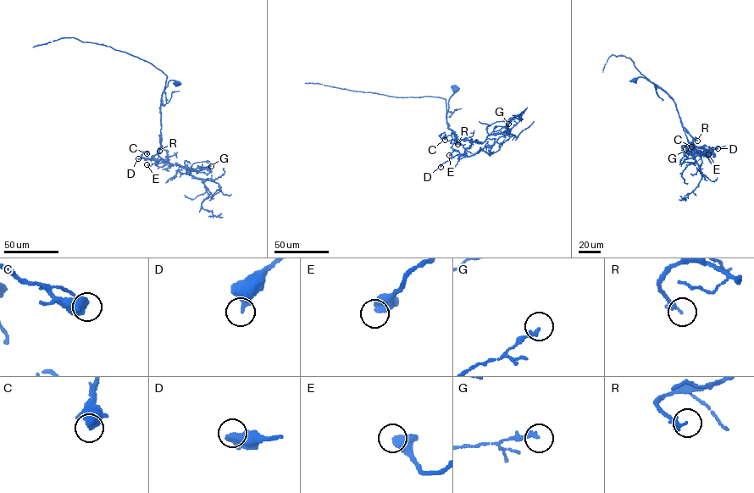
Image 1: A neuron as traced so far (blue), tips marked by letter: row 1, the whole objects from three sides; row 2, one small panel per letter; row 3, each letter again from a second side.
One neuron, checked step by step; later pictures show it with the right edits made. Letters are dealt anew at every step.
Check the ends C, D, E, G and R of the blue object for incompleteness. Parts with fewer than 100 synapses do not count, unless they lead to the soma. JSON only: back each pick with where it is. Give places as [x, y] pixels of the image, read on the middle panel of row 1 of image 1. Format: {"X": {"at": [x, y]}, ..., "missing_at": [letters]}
{"missing_at": []}

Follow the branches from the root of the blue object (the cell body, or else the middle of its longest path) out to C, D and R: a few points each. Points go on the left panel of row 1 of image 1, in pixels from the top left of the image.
C: (177, 83), (169, 80), (162, 94), (161, 137), (158, 154), (147, 159), (141, 156), (148, 151), (146, 153)
D: (177, 83), (169, 81), (161, 99), (161, 137), (158, 154), (164, 162), (138, 158)
R: (177, 83), (169, 81), (161, 99), (159, 135), (163, 148), (159, 148), (159, 151)

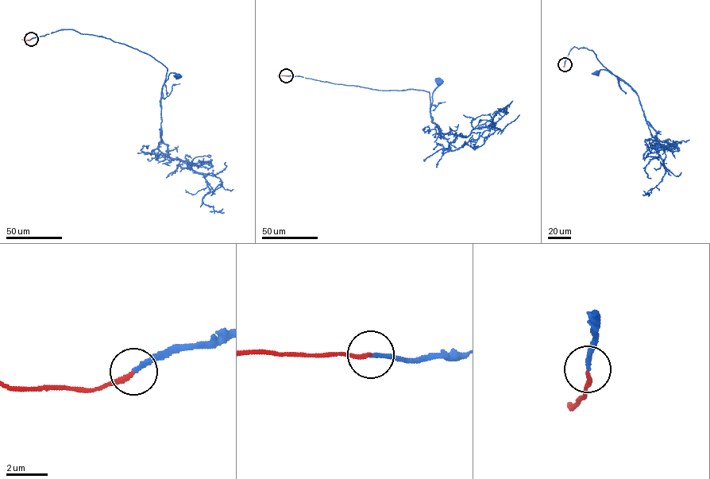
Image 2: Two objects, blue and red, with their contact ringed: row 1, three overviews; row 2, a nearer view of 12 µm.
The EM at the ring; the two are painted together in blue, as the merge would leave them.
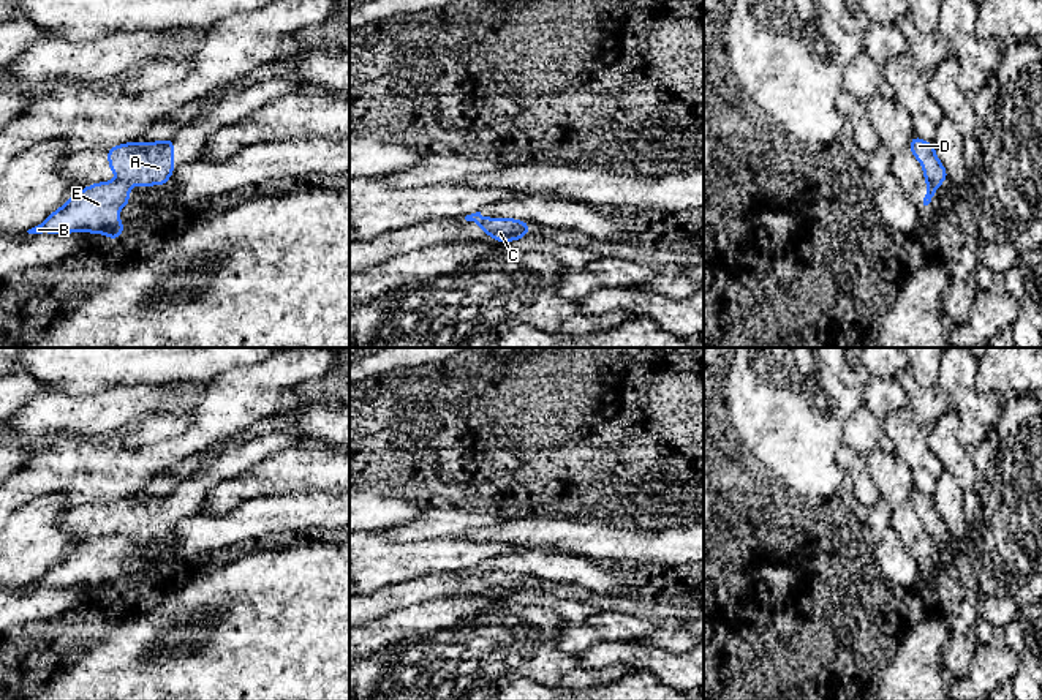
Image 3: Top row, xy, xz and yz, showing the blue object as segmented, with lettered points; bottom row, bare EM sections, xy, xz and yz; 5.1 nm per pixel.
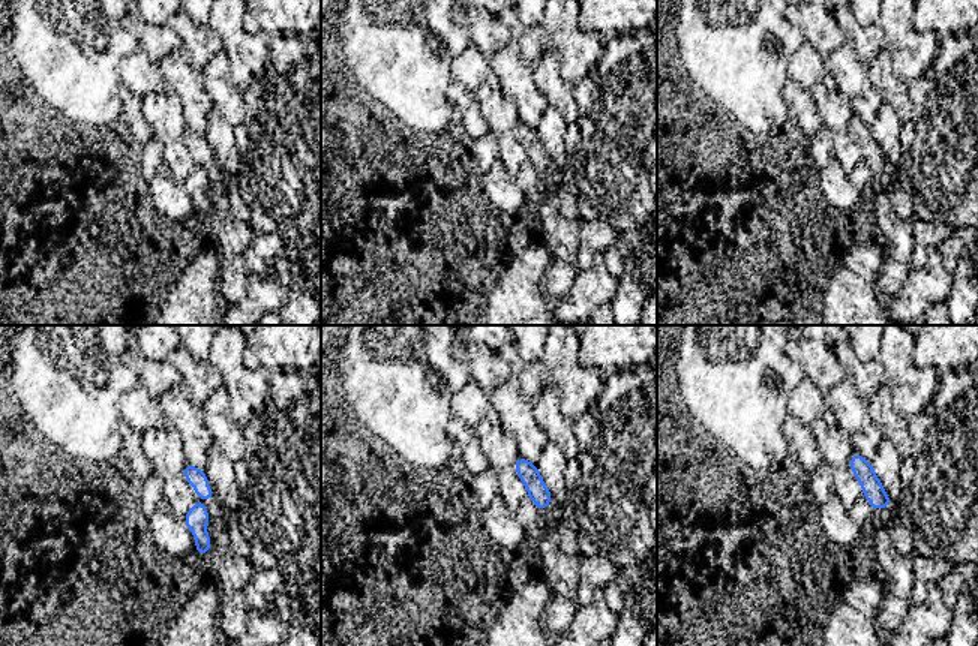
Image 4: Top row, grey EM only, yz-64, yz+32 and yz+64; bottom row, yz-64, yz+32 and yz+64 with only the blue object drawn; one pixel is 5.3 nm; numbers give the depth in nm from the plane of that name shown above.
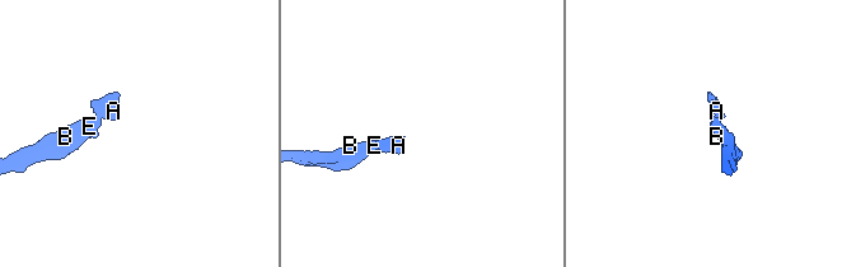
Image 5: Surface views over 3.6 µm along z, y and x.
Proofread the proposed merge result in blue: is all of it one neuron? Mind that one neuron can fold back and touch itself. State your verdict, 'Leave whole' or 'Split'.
Split

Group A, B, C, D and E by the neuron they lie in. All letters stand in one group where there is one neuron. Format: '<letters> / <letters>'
A C D / B E

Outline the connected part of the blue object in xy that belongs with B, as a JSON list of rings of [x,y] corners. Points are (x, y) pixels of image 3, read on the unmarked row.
[[[126,534],[93,537],[82,542],[41,578],[27,586],[93,586],[115,594],[123,588],[125,581],[119,574],[119,564],[128,559],[128,556],[130,537]]]

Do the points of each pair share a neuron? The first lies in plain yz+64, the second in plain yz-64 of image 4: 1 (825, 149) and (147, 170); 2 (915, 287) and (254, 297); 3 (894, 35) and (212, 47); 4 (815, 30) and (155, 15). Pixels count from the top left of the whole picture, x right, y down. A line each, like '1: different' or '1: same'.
1: same
2: same
3: different
4: different

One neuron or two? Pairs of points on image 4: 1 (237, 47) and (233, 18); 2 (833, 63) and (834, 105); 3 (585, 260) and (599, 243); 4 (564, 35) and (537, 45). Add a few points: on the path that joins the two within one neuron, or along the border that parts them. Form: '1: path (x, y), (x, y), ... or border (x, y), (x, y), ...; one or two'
1: path (236, 39), (233, 36), (233, 26); one
2: border (836, 89), (849, 102), (854, 116); two
3: path (585, 255), (594, 245); one
4: border (540, 24), (549, 38), (551, 48); two

